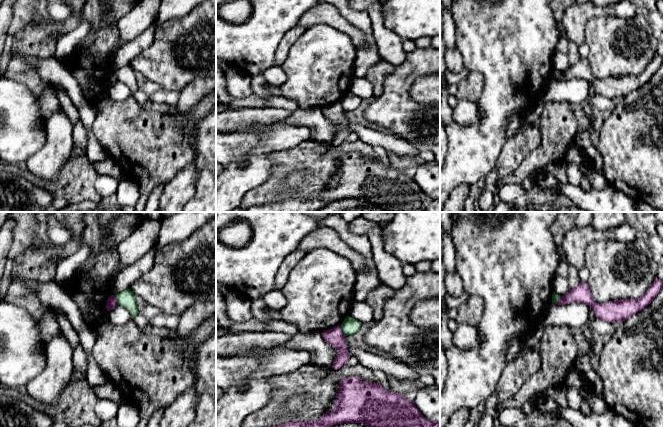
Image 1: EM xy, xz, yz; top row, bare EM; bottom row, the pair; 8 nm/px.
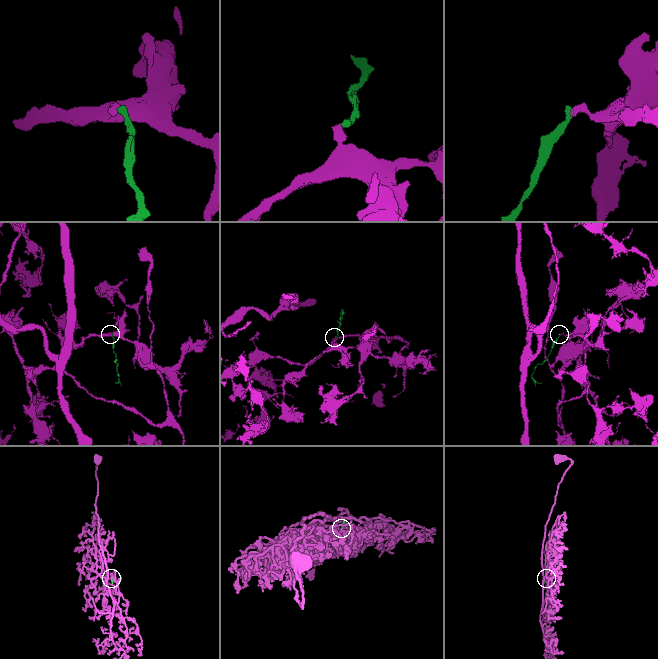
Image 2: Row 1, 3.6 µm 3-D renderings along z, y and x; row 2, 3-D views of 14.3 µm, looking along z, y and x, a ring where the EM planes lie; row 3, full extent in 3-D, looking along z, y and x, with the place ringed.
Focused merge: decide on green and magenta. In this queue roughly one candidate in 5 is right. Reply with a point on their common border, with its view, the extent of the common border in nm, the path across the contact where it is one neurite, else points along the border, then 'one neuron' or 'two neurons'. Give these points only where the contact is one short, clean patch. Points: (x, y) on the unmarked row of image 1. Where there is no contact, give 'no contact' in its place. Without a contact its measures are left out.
contact xz (342, 106); length 100 nm; border xz (339, 101), (345, 111); two neurons

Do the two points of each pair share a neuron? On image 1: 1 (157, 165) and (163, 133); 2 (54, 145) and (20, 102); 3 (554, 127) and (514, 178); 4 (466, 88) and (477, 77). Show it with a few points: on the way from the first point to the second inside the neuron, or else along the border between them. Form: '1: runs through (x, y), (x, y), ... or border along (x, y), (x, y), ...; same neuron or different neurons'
1: runs through (157, 157), (157, 148), (163, 141); same neuron
2: border along (45, 119), (45, 143), (33, 154); different neurons
3: runs through (554, 140), (527, 168); same neuron
4: runs through (469, 85), (474, 80); same neuron

